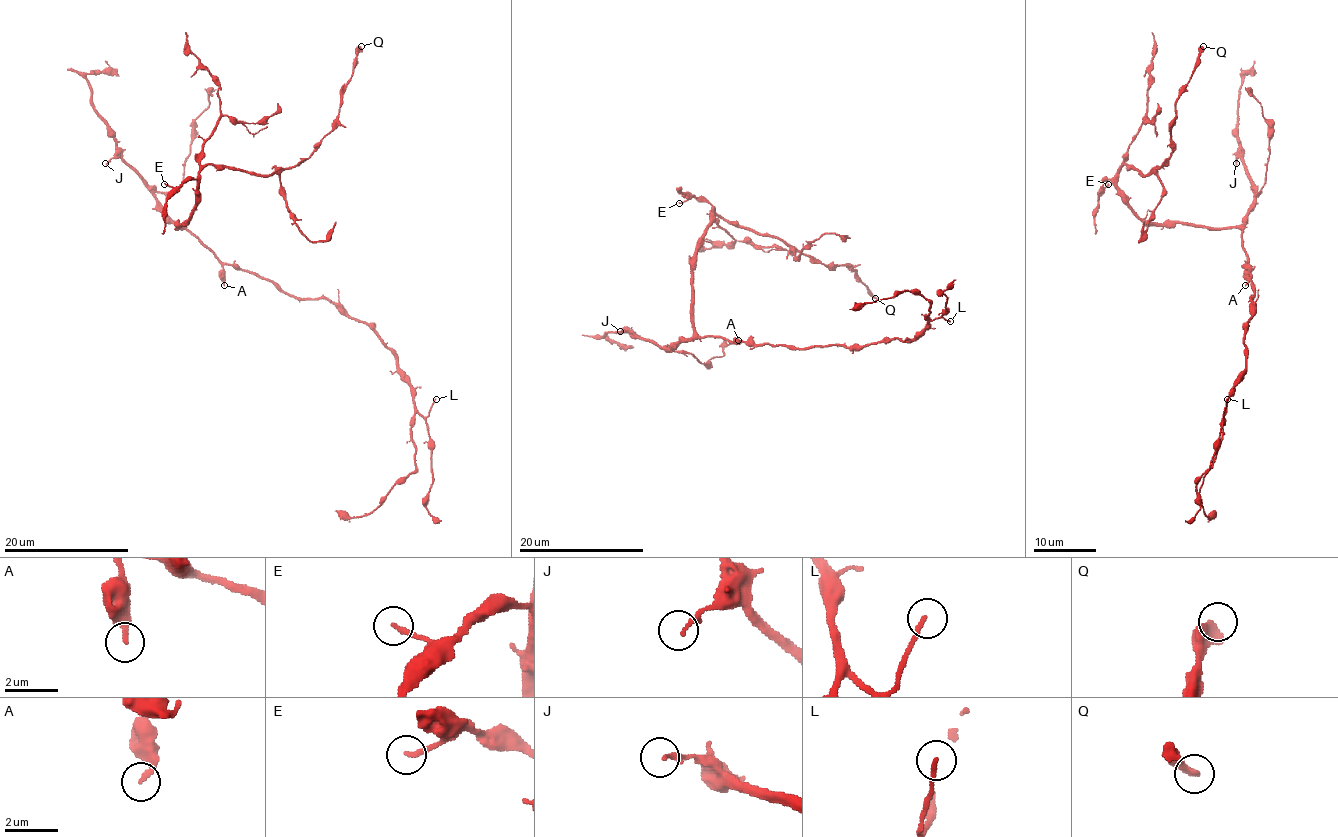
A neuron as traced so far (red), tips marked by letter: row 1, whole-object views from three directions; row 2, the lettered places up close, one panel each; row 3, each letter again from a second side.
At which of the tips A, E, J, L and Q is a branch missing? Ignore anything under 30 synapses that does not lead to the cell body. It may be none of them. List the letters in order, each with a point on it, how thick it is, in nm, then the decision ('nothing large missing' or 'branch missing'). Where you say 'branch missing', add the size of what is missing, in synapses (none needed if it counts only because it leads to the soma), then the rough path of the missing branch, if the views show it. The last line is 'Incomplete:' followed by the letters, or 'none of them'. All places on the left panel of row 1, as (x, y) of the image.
A: place (224, 285); calibre 240 nm; nothing large missing
E: place (164, 184); calibre 190 nm; nothing large missing
J: place (105, 163); calibre 190 nm; nothing large missing
L: place (436, 399); calibre 160 nm; nothing large missing
Q: place (361, 46); calibre 440 nm; nothing large missing
Incomplete: none of them

